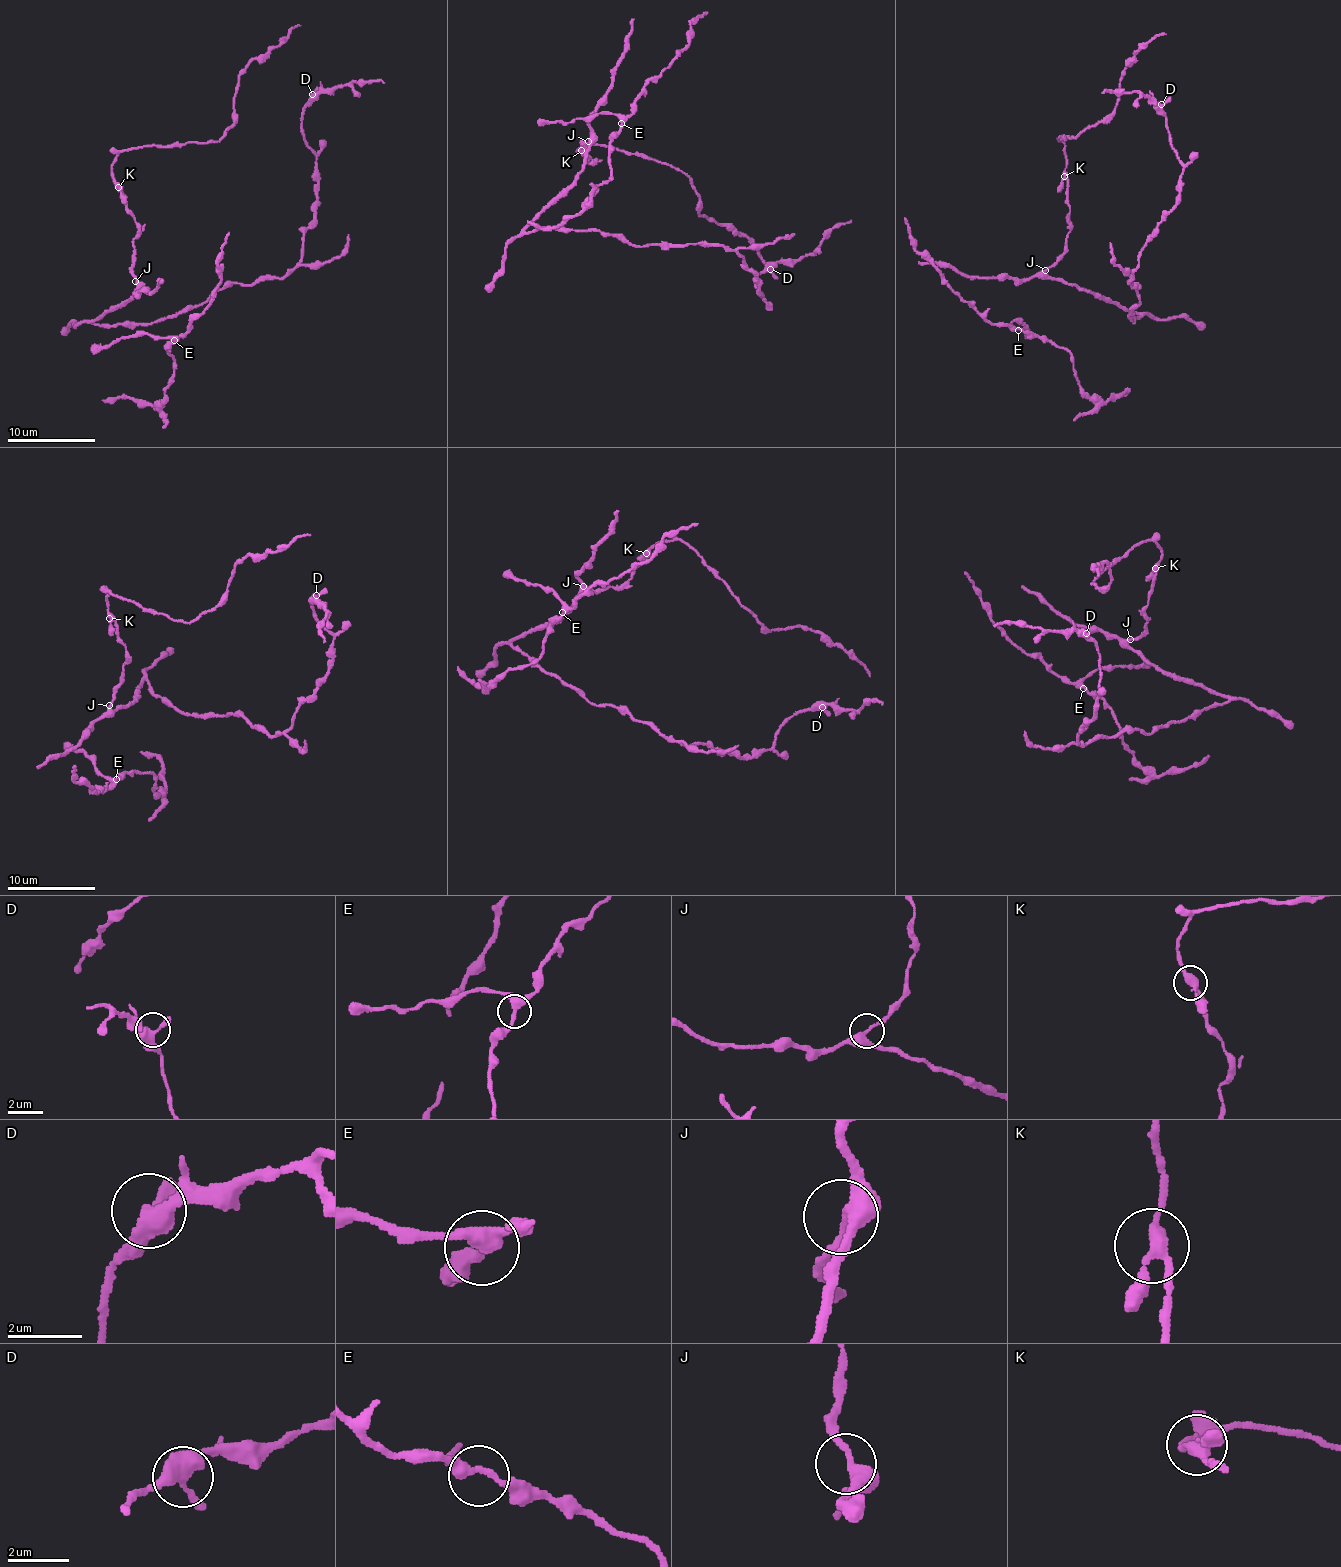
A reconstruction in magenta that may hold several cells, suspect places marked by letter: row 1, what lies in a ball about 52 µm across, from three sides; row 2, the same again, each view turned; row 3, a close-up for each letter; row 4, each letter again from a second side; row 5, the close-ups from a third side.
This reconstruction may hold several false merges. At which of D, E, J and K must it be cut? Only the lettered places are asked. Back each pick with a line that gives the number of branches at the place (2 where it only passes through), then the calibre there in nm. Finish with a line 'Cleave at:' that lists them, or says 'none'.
Cleave at: none

